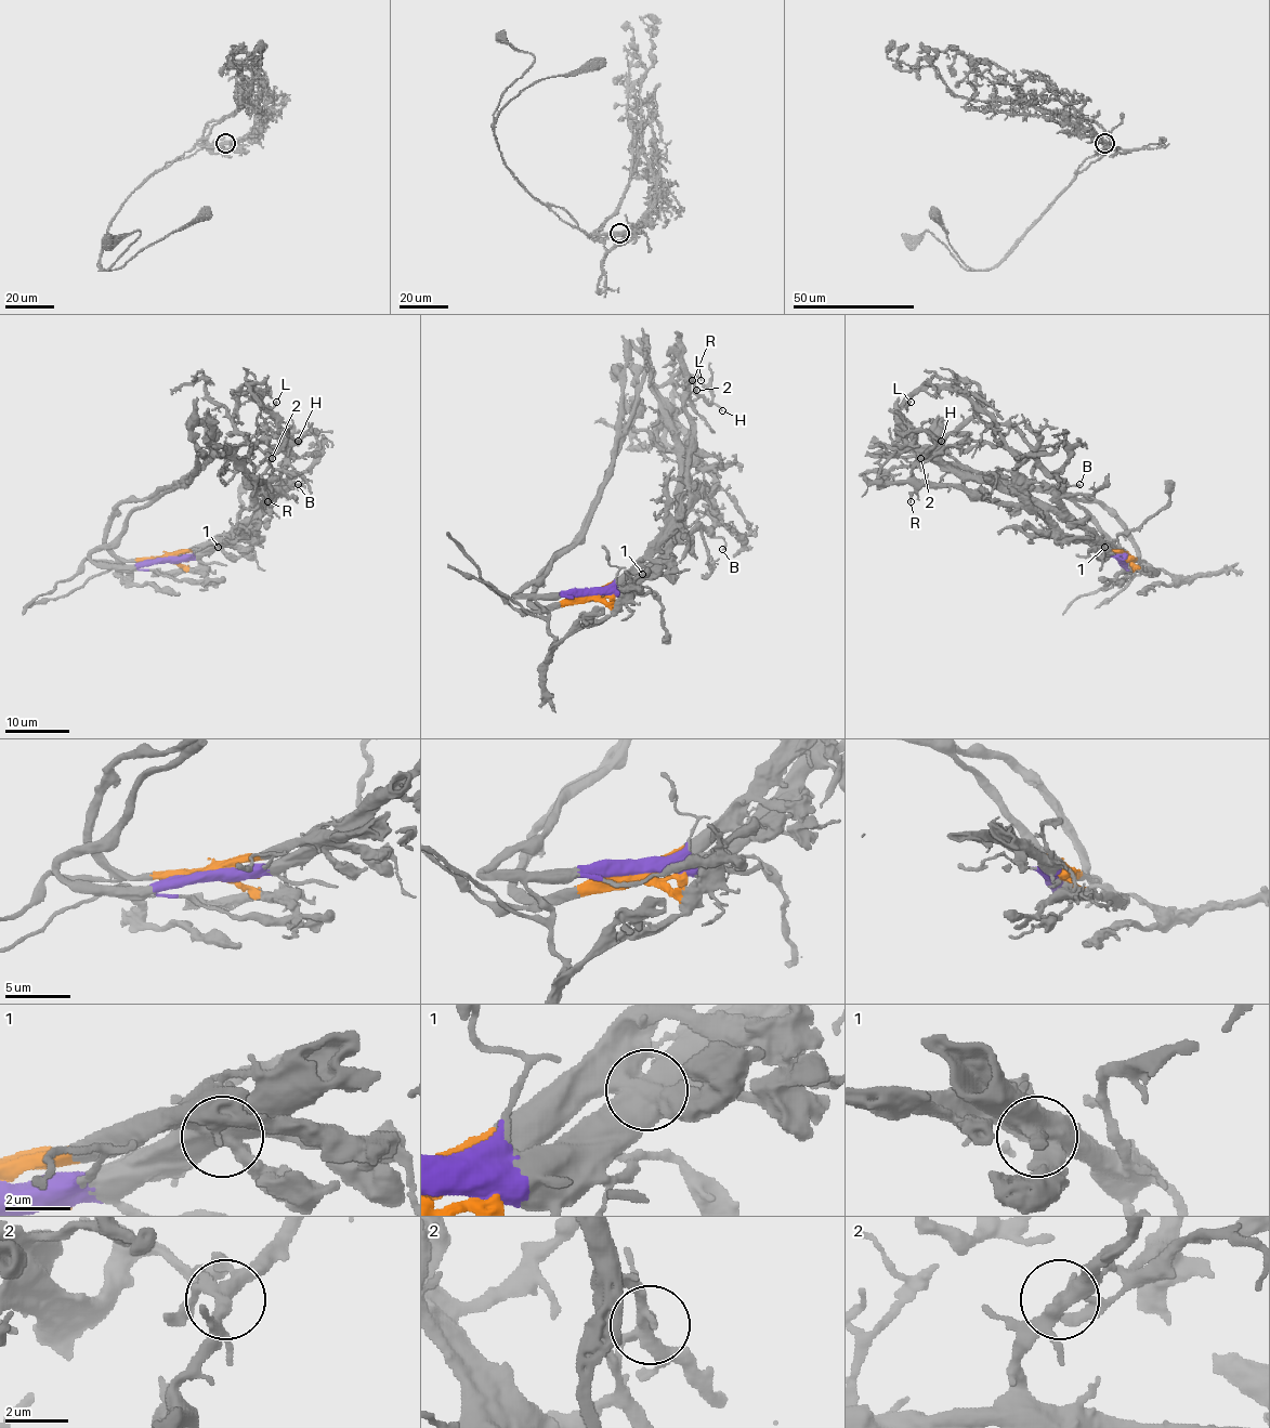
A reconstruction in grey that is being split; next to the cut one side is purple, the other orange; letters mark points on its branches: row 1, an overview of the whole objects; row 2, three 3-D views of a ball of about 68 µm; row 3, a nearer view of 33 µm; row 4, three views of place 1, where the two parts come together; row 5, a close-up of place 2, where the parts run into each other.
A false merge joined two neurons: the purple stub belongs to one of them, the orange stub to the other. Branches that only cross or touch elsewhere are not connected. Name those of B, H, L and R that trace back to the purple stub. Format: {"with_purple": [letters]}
{"with_purple": ["B"]}

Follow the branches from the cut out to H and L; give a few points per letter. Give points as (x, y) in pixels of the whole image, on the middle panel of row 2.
H: (588, 594), (609, 590), (681, 514), (689, 500), (692, 430), (685, 384), (692, 382), (709, 403), (722, 409)
L: (588, 594), (609, 590), (715, 484), (715, 479), (685, 442), (675, 415), (675, 384), (688, 372), (702, 379)

